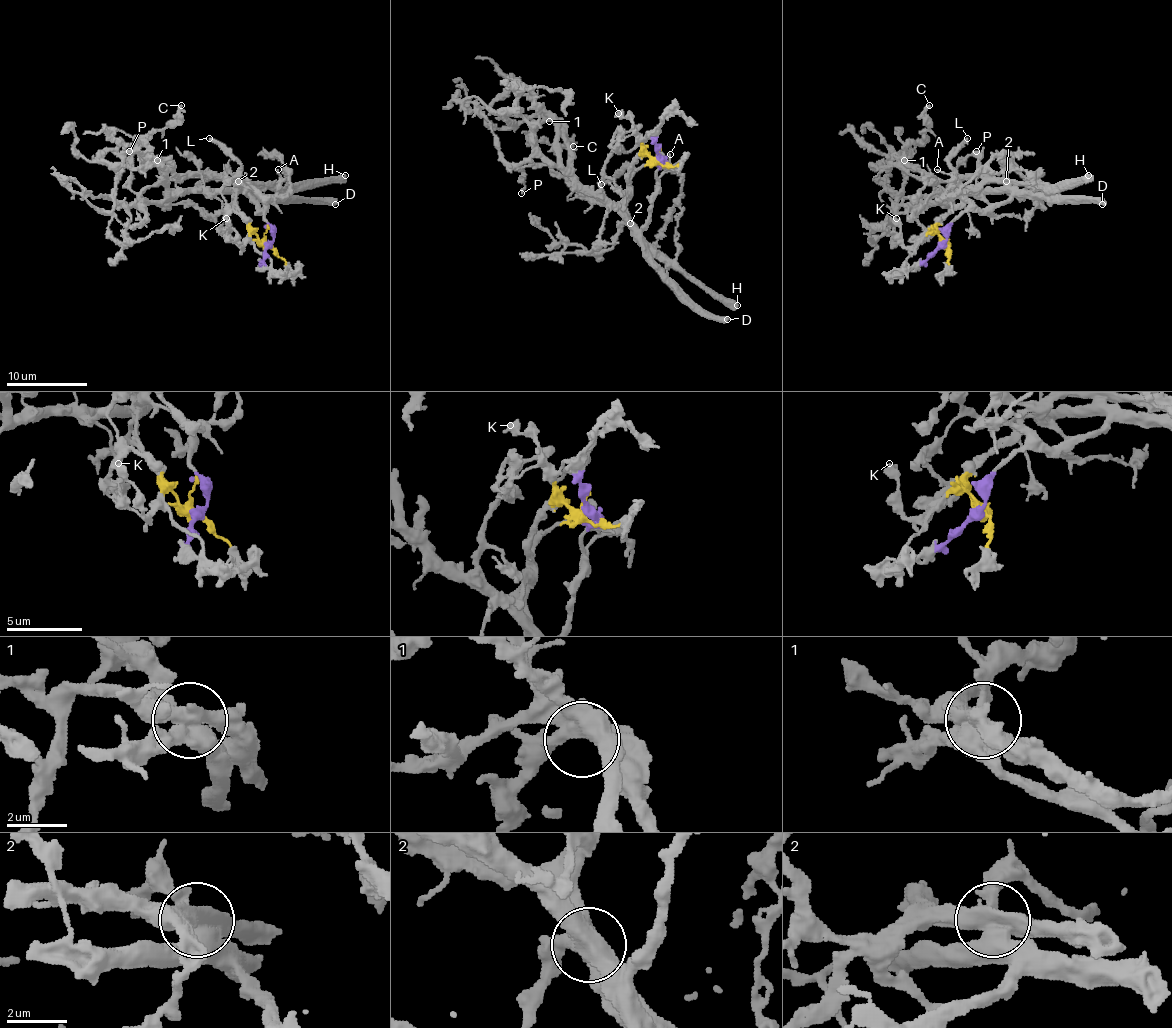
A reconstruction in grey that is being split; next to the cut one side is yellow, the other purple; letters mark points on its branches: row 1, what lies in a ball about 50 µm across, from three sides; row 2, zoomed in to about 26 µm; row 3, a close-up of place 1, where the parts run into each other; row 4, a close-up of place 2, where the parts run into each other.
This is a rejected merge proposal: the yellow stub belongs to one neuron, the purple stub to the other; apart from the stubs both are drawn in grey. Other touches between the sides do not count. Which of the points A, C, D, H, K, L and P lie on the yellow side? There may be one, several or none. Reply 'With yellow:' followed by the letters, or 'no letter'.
With yellow: H, K, L, P

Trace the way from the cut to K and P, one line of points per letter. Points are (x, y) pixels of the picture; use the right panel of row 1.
K: (943, 245), (943, 239), (934, 233), (924, 235), (914, 245), (906, 245), (896, 217)
P: (943, 245), (936, 227), (985, 179), (981, 175), (963, 175), (949, 187), (949, 193), (953, 173), (977, 150)

